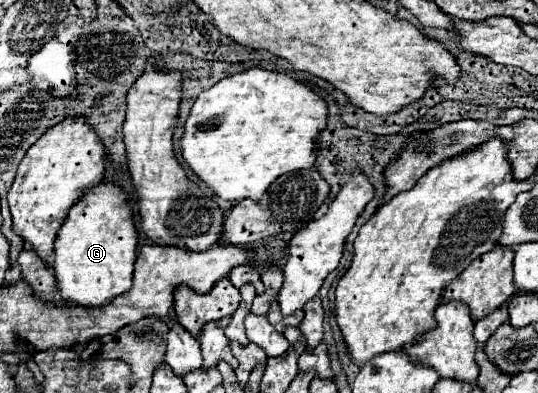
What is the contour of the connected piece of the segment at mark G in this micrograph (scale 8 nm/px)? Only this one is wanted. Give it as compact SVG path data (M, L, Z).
M100 181L72 205L56 237L52 269L58 279L58 297L76 301L82 307L100 307L104 301L126 293L132 287L138 231L132 207L122 187Z

